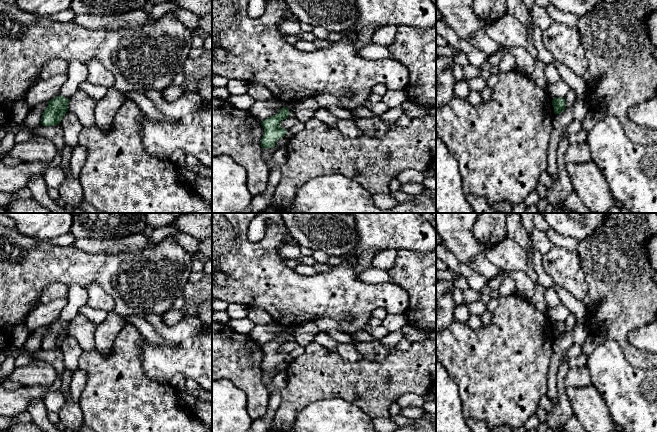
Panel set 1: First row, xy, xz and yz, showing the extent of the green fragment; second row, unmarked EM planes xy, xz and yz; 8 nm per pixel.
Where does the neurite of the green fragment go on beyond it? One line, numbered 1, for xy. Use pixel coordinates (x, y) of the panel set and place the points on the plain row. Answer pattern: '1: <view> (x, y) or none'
1: none

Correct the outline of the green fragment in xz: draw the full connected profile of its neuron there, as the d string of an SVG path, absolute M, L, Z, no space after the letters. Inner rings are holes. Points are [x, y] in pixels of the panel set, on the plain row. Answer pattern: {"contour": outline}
{"contour": "M283 331L278 338L261 346L264 352L264 358L261 363L262 374L265 372L274 372L276 365L285 360L287 354L282 352L280 347L288 342L289 338L289 333Z"}

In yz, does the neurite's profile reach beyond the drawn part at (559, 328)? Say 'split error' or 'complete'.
complete

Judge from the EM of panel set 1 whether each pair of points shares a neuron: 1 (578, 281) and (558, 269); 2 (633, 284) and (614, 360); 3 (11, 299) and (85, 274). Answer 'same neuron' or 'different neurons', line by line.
1: same neuron
2: different neurons
3: same neuron

